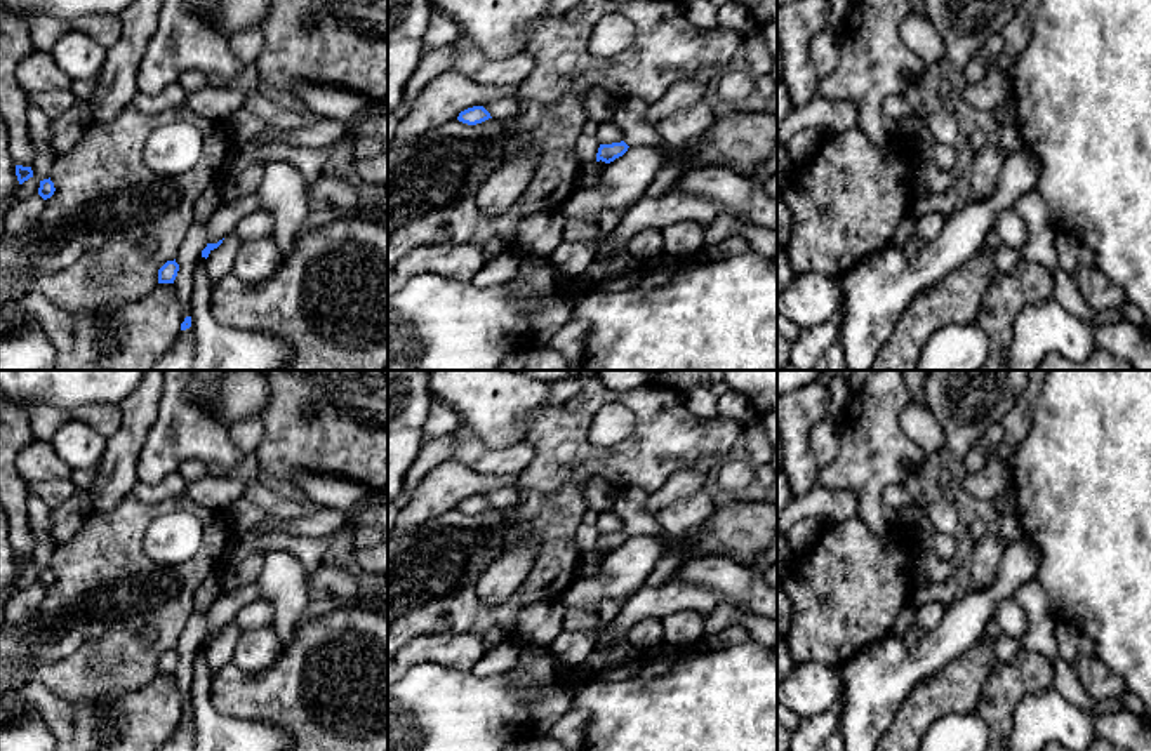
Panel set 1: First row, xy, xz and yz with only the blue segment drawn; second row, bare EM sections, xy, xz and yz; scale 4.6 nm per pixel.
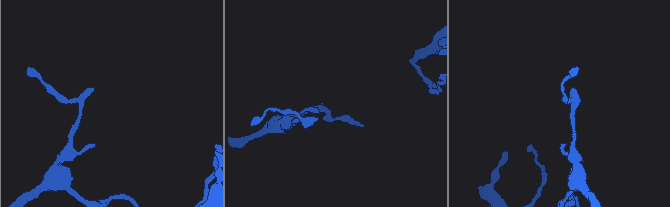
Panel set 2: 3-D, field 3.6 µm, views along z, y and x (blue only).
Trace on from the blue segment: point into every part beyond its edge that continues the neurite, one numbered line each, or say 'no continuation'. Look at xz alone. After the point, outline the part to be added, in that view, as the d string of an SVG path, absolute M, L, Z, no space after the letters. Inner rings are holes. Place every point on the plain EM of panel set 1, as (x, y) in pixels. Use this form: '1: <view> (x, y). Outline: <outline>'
1: xz (630, 503). Outline: M622 488L614 499L612 511L622 520L629 537L664 534L655 515L645 511L647 497L643 488Z

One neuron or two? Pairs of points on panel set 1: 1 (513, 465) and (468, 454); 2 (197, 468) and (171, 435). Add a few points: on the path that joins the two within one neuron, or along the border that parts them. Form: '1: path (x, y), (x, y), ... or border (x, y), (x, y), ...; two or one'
1: path (503, 461), (479, 458); one
2: border (176, 468), (188, 459), (202, 459), (212, 470); two

